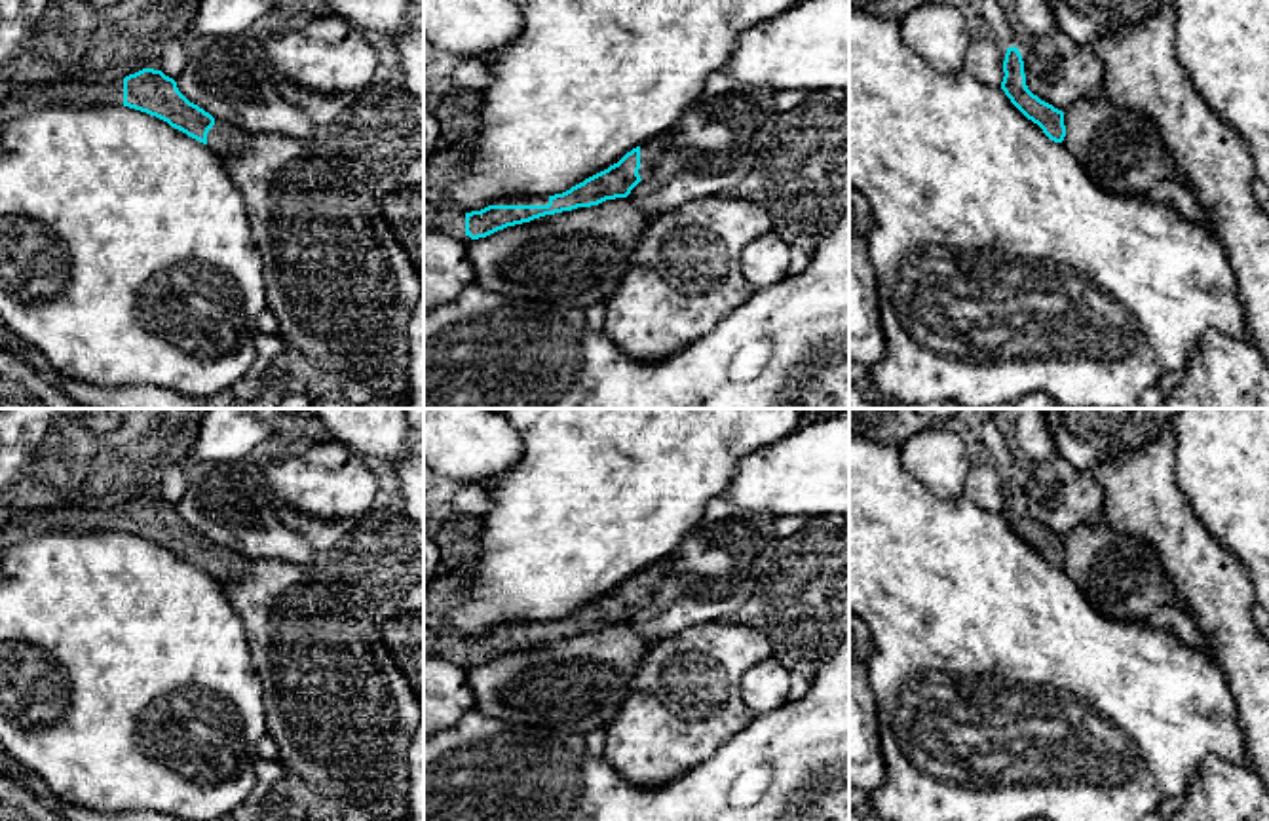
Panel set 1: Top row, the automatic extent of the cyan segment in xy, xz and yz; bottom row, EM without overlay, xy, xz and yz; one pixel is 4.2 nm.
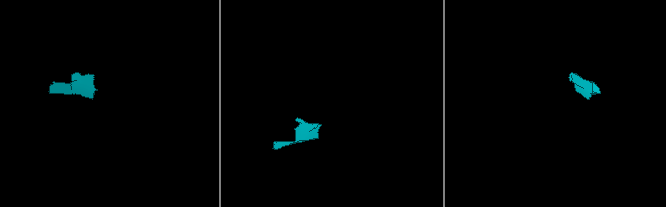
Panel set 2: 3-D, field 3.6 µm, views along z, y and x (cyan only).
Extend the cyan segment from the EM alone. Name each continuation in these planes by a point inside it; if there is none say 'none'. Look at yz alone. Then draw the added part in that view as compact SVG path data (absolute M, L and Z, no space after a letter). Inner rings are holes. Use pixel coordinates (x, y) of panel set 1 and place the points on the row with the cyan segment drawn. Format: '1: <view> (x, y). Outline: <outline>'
none

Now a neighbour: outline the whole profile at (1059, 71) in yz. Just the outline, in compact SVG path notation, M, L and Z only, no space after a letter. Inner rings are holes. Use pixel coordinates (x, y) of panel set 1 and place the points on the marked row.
M1062 32L1039 38L1035 48L1018 51L1028 89L1062 112L1081 97L1096 95L1102 84L1102 59Z

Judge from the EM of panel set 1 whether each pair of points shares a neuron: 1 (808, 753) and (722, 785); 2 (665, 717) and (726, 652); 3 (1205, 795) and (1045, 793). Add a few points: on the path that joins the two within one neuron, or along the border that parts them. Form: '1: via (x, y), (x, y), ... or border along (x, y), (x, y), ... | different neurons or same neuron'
1: via (787, 759), (751, 785), (743, 785) | same neuron
2: via (677, 702), (711, 668) | same neuron
3: border along (1209, 757), (1201, 763), (1199, 774), (1182, 795) | different neurons

